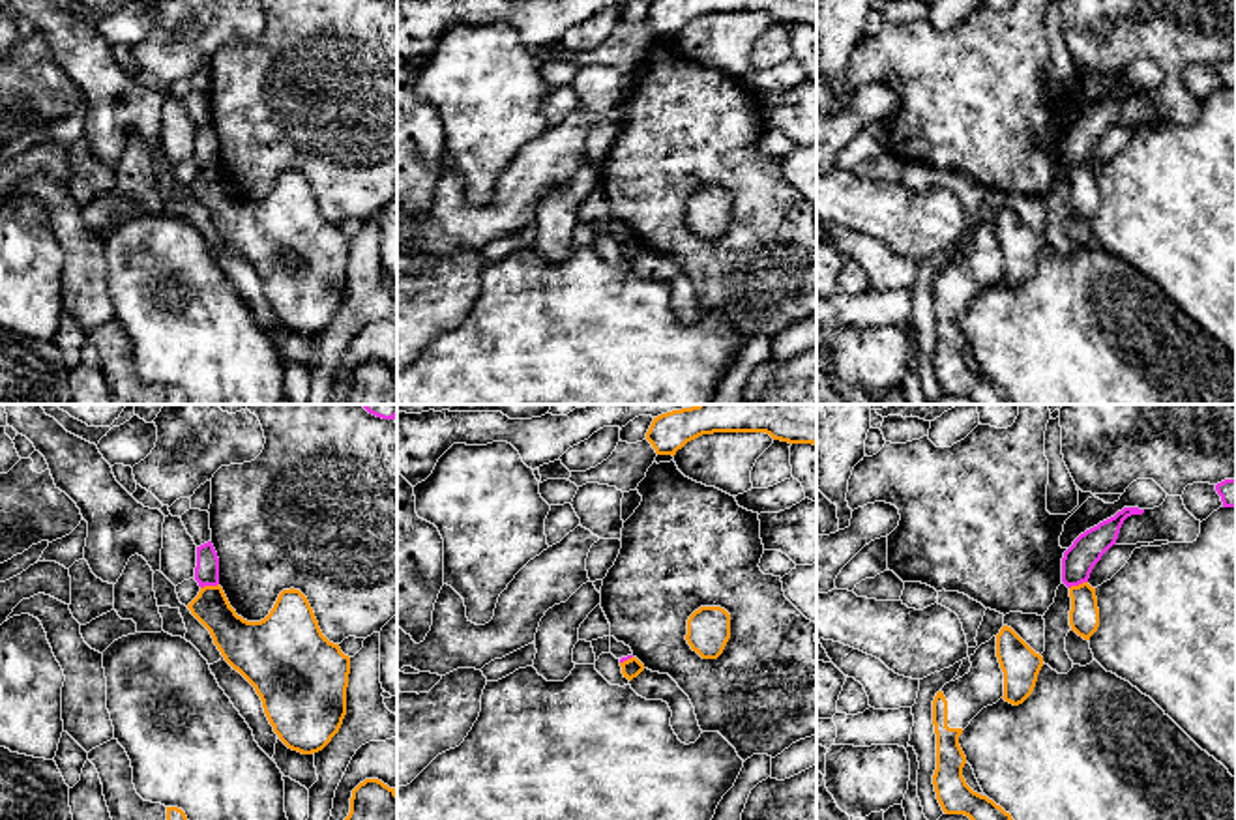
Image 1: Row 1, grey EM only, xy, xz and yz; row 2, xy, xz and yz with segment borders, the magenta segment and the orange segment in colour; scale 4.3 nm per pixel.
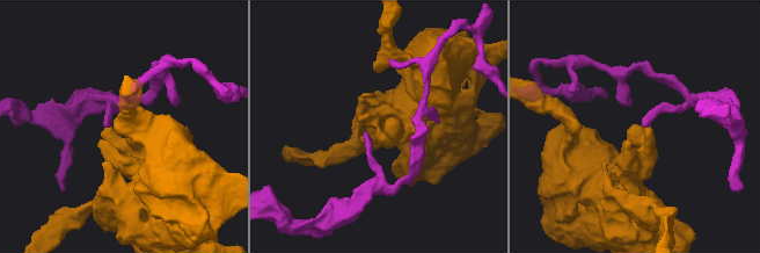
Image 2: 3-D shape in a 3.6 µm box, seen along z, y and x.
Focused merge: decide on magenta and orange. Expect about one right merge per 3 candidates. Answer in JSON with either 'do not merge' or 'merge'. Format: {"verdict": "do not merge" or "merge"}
{"verdict": "do not merge"}

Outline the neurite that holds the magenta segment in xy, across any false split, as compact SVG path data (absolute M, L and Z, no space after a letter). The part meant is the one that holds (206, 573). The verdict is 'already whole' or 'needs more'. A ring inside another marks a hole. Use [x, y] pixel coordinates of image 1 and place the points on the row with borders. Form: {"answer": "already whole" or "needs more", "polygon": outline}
{"answer": "already whole", "polygon": "M212 541L197 547L195 580L200 588L219 584L219 558Z"}

